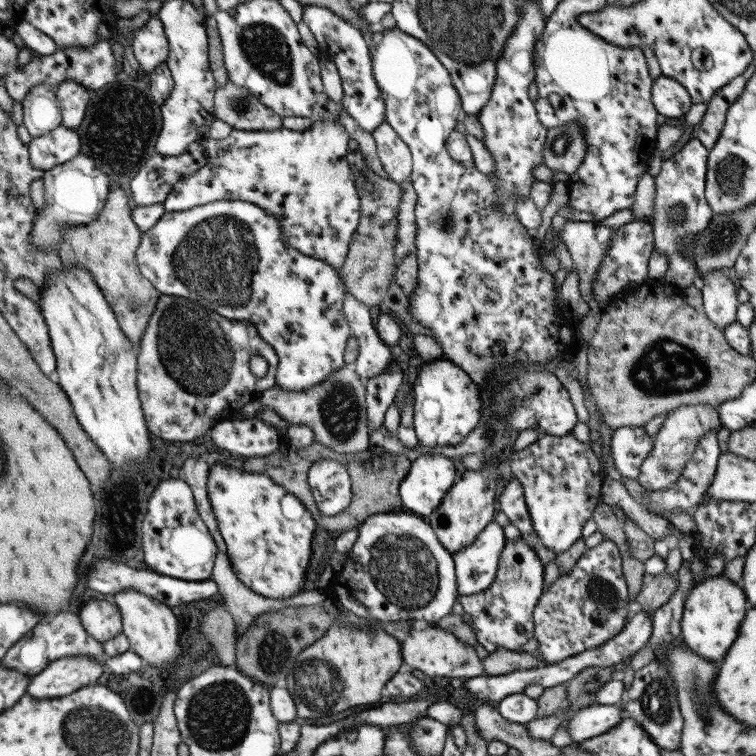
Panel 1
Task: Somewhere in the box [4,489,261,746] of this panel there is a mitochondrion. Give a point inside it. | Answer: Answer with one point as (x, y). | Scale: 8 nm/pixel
(137, 706)

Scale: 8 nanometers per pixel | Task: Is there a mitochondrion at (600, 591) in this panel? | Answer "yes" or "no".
yes

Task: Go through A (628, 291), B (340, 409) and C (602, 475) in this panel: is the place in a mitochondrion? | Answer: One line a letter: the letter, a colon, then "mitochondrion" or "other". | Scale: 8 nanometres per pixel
A: other
B: mitochondrion
C: other

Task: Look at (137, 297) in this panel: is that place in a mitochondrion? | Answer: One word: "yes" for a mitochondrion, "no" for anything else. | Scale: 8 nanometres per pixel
yes

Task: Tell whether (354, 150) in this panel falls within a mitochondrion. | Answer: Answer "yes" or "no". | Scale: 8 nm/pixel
no

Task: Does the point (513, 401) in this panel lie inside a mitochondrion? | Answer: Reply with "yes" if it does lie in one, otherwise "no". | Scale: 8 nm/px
yes

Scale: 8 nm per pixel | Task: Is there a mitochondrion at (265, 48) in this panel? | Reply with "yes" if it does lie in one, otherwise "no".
yes

